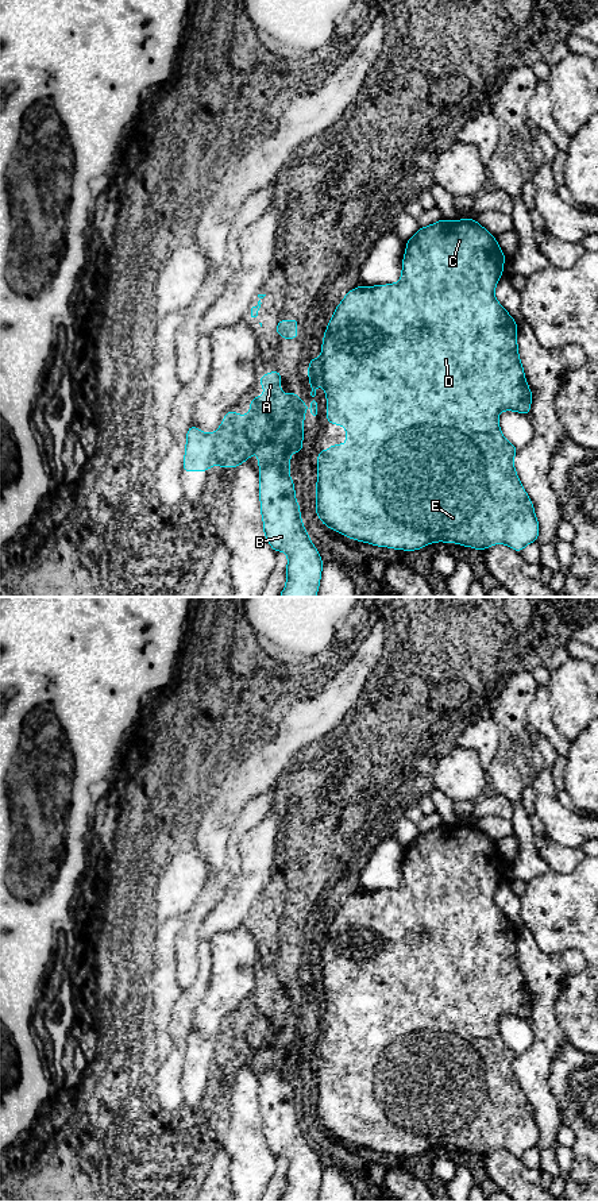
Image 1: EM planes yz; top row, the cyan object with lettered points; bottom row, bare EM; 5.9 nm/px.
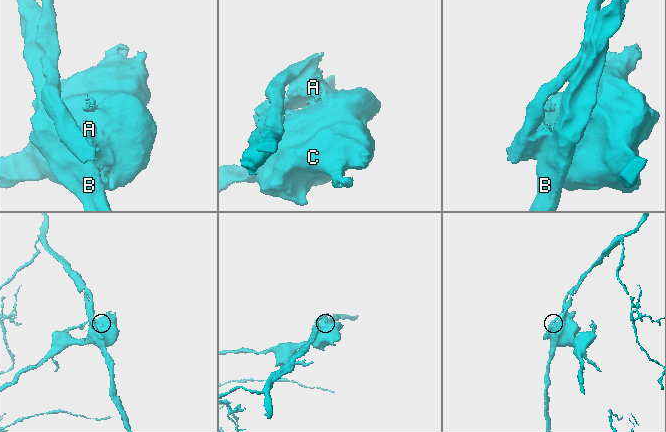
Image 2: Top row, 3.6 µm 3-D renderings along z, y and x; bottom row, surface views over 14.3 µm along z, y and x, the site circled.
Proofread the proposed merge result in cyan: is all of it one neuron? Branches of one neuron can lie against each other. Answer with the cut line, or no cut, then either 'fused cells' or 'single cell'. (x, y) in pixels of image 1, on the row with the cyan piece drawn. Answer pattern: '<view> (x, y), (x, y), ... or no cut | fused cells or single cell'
yz (262, 466), (277, 463), (286, 474) | fused cells

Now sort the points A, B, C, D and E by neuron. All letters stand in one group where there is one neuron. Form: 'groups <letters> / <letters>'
groups A C D E / B

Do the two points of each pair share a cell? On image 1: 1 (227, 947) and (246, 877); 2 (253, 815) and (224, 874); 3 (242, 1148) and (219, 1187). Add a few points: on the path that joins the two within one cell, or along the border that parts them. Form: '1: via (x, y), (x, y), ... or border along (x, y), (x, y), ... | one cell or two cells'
1: border along (243, 924), (234, 929), (220, 929), (208, 939) | two cells
2: via (239, 829), (235, 836), (234, 859) | one cell
3: border along (223, 1147), (230, 1158), (231, 1187) | two cells

